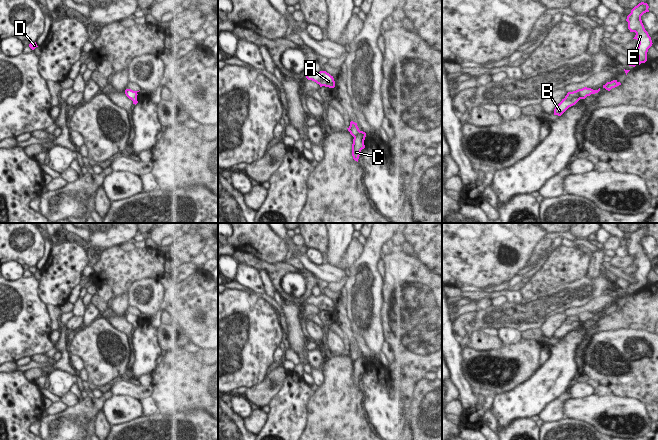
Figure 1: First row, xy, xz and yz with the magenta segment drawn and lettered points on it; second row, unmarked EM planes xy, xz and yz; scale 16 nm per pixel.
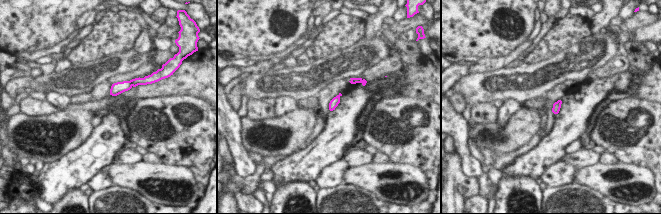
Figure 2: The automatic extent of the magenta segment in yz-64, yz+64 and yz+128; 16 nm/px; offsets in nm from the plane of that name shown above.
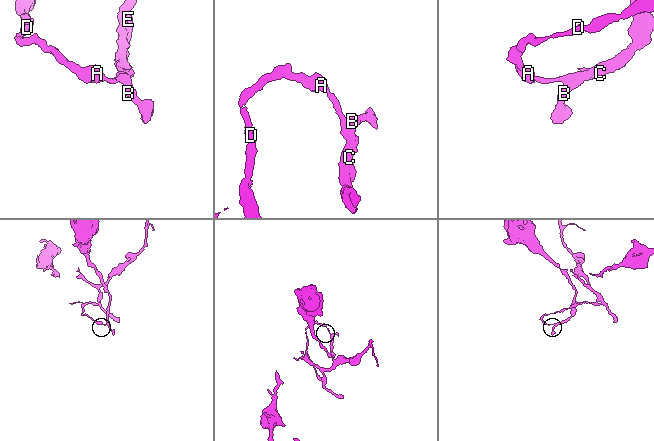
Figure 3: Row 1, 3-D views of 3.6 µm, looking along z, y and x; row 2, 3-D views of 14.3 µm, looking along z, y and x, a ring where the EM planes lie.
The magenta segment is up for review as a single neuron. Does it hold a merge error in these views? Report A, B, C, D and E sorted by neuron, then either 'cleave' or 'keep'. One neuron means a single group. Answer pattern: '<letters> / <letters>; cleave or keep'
A B D / C E; cleave

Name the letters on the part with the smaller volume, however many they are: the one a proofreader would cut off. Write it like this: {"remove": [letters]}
{"remove": ["A", "B", "D"]}

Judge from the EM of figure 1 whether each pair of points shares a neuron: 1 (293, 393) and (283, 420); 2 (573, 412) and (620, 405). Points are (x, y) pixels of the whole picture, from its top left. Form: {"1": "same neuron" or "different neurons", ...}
{"1": "same neuron", "2": "same neuron"}

